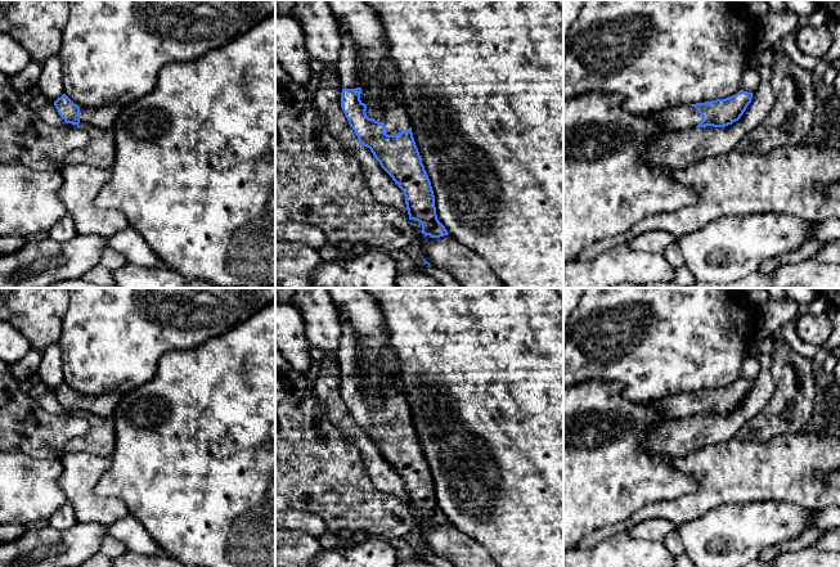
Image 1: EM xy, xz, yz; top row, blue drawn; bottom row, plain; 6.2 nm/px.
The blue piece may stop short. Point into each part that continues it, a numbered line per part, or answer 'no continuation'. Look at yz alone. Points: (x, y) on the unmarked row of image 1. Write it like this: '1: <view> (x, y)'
1: yz (684, 404)

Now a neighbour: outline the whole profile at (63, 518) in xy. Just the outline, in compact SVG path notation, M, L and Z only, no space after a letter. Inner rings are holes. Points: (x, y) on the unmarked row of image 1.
M66 501L53 516L48 519L49 525L57 530L67 530L77 523L72 505Z

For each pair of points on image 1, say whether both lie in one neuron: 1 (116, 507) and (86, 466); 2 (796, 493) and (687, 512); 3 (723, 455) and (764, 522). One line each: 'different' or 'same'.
1: same
2: same
3: different

